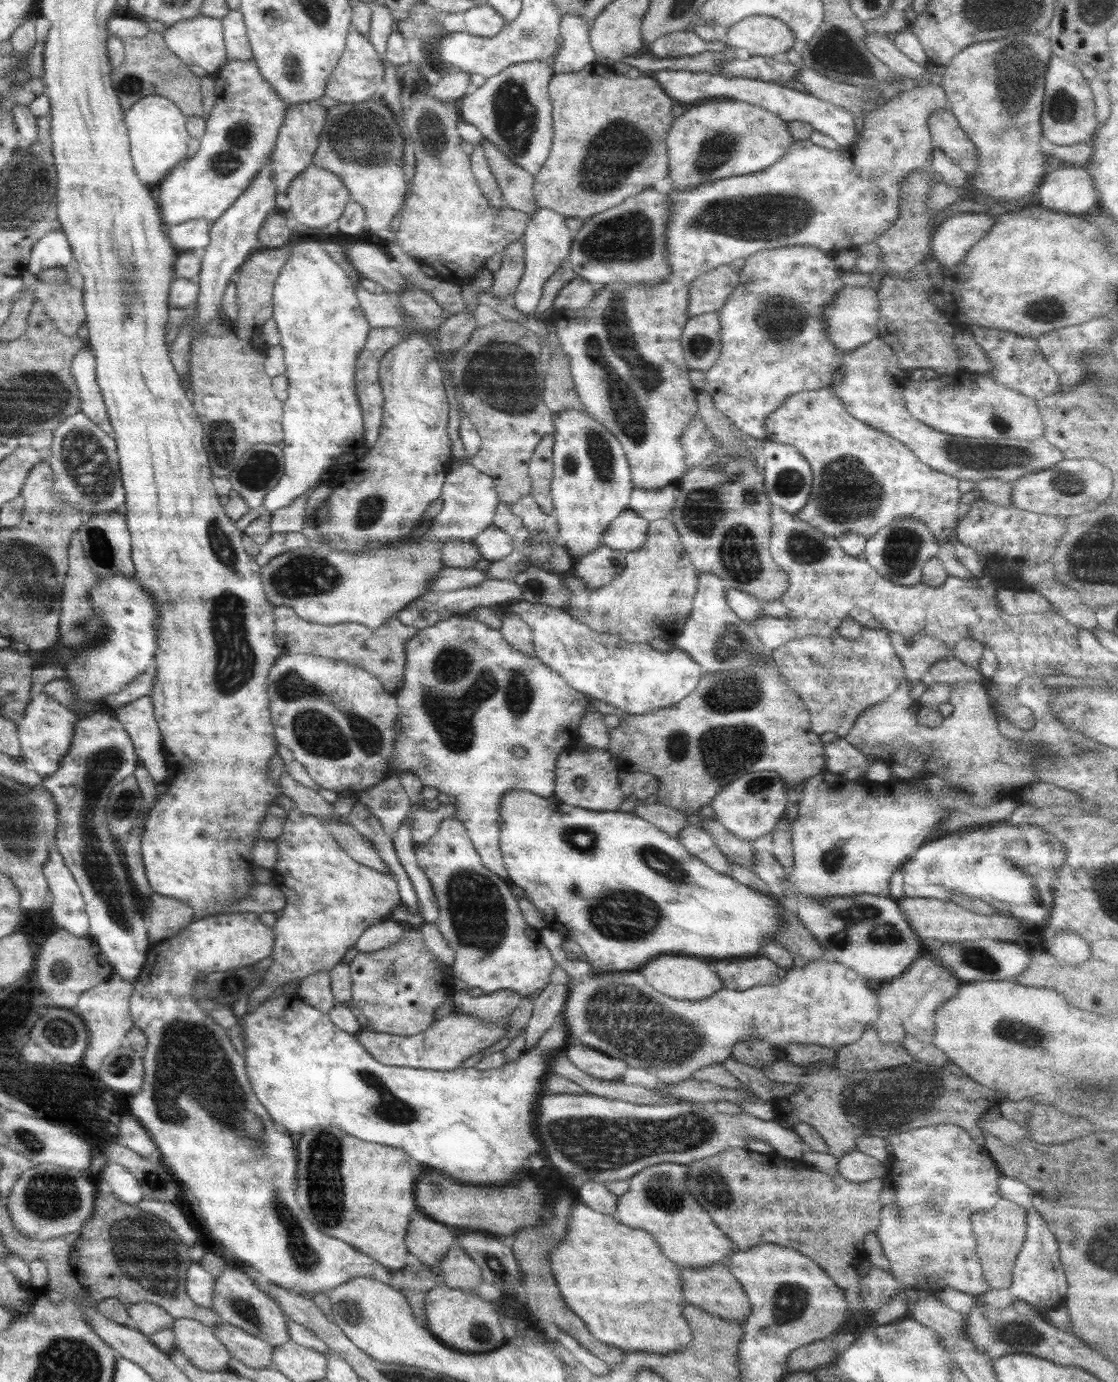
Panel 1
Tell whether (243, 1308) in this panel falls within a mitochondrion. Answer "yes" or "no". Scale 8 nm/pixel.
yes

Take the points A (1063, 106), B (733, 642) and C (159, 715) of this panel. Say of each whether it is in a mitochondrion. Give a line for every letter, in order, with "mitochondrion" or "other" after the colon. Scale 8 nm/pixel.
A: mitochondrion
B: mitochondrion
C: other

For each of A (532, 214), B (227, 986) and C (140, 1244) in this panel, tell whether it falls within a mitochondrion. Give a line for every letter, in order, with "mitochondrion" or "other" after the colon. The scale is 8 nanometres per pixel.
A: other
B: mitochondrion
C: mitochondrion

